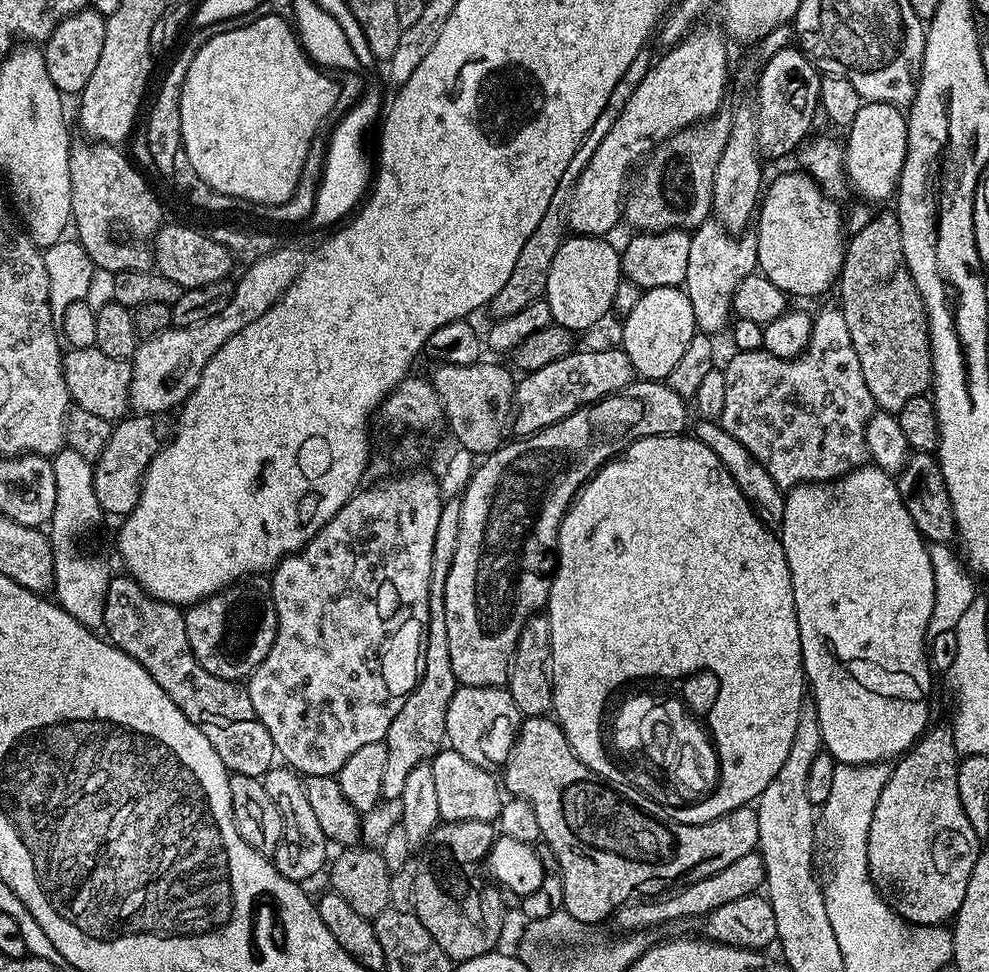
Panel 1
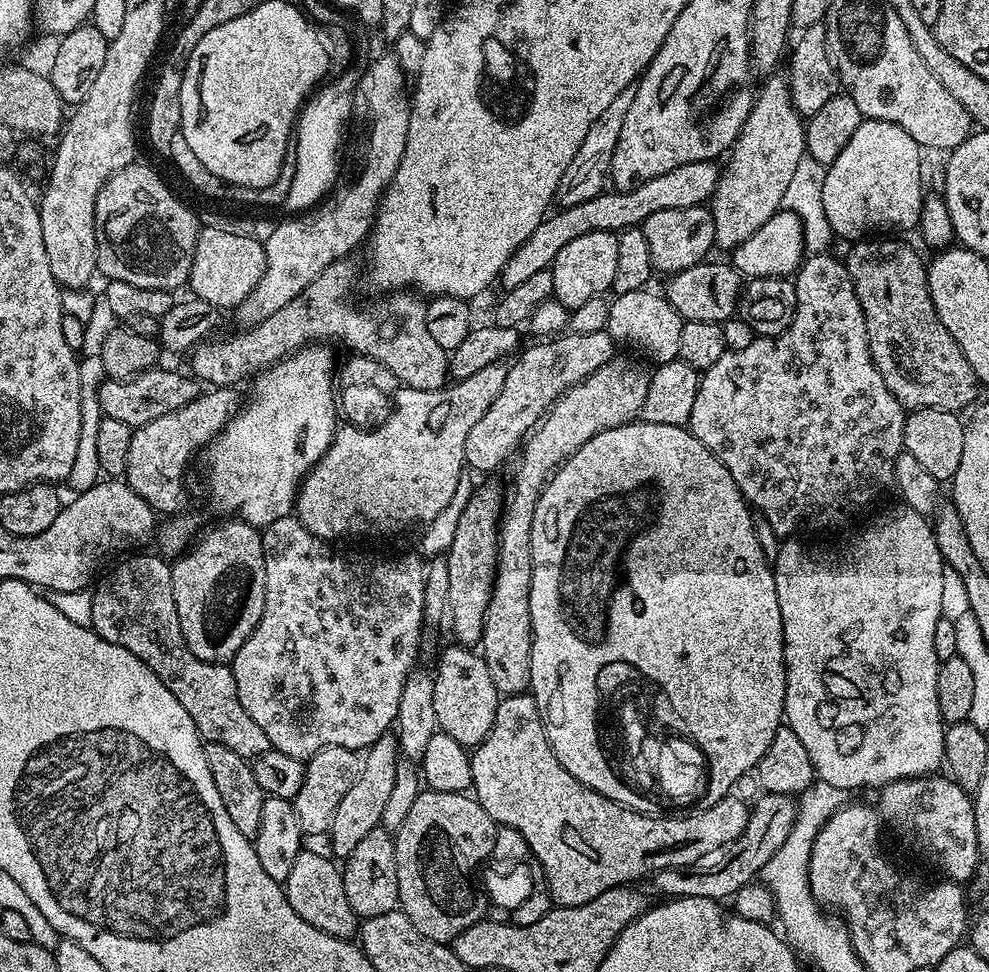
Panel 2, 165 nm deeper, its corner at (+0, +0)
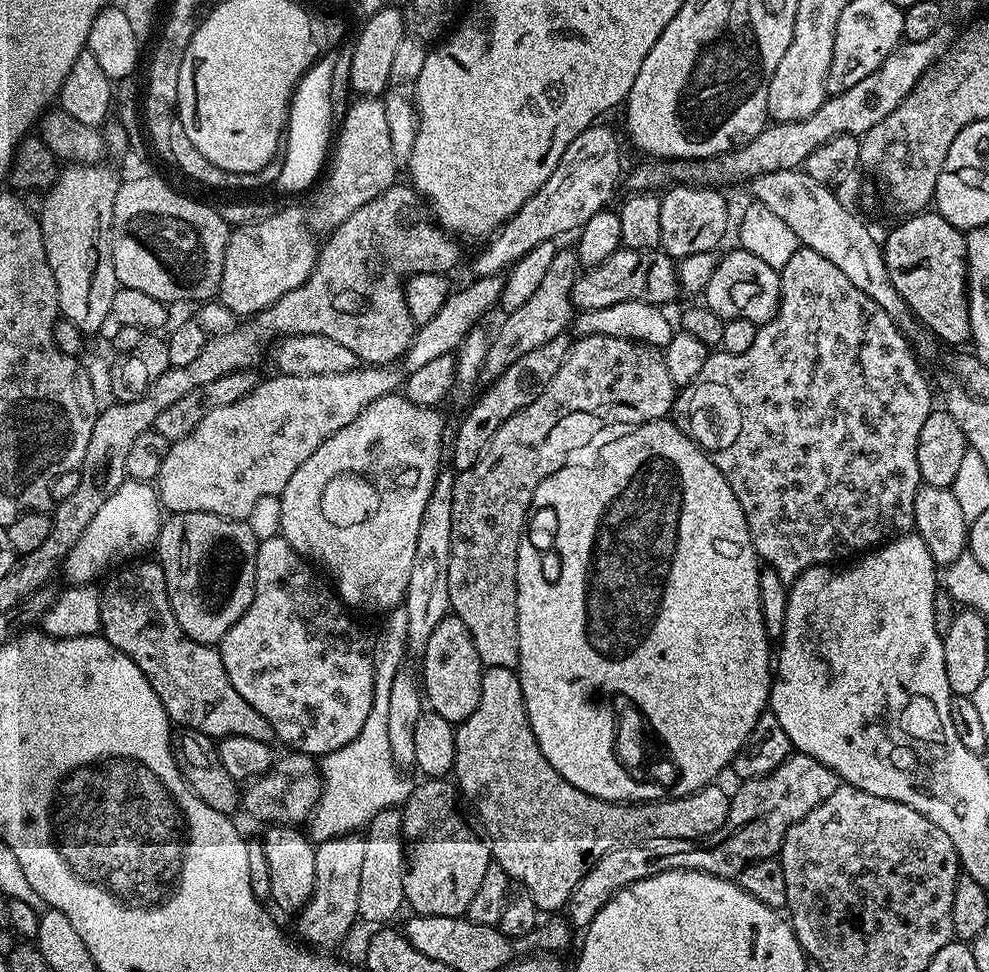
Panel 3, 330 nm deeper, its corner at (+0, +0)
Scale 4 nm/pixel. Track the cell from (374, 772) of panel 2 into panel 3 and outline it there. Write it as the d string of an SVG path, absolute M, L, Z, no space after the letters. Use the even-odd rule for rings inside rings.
M360 834L336 836L317 843L315 850L314 890L295 917L295 935L313 949L336 950L332 948L338 947L347 938L348 931L358 924L358 889L362 882L366 842Z

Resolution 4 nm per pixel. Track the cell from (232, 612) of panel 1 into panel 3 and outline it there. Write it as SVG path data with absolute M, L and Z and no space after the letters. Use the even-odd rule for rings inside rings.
M173 512L163 521L154 552L164 571L174 618L178 618L178 626L182 626L182 630L194 642L219 645L226 630L230 630L230 626L234 626L234 622L246 614L254 598L258 536L252 533L250 525L242 520L227 520L224 516L209 512Z

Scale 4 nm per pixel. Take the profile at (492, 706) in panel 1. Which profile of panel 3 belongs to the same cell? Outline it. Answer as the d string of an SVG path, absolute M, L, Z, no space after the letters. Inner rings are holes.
M455 614L446 615L435 627L430 640L426 643L422 661L424 661L422 691L427 707L433 712L442 714L446 722L459 726L466 718L470 718L470 714L474 714L474 710L478 710L478 698L482 698L482 674L485 665L480 663L478 650L474 650L474 638L470 638L470 630L466 630L466 626Z

